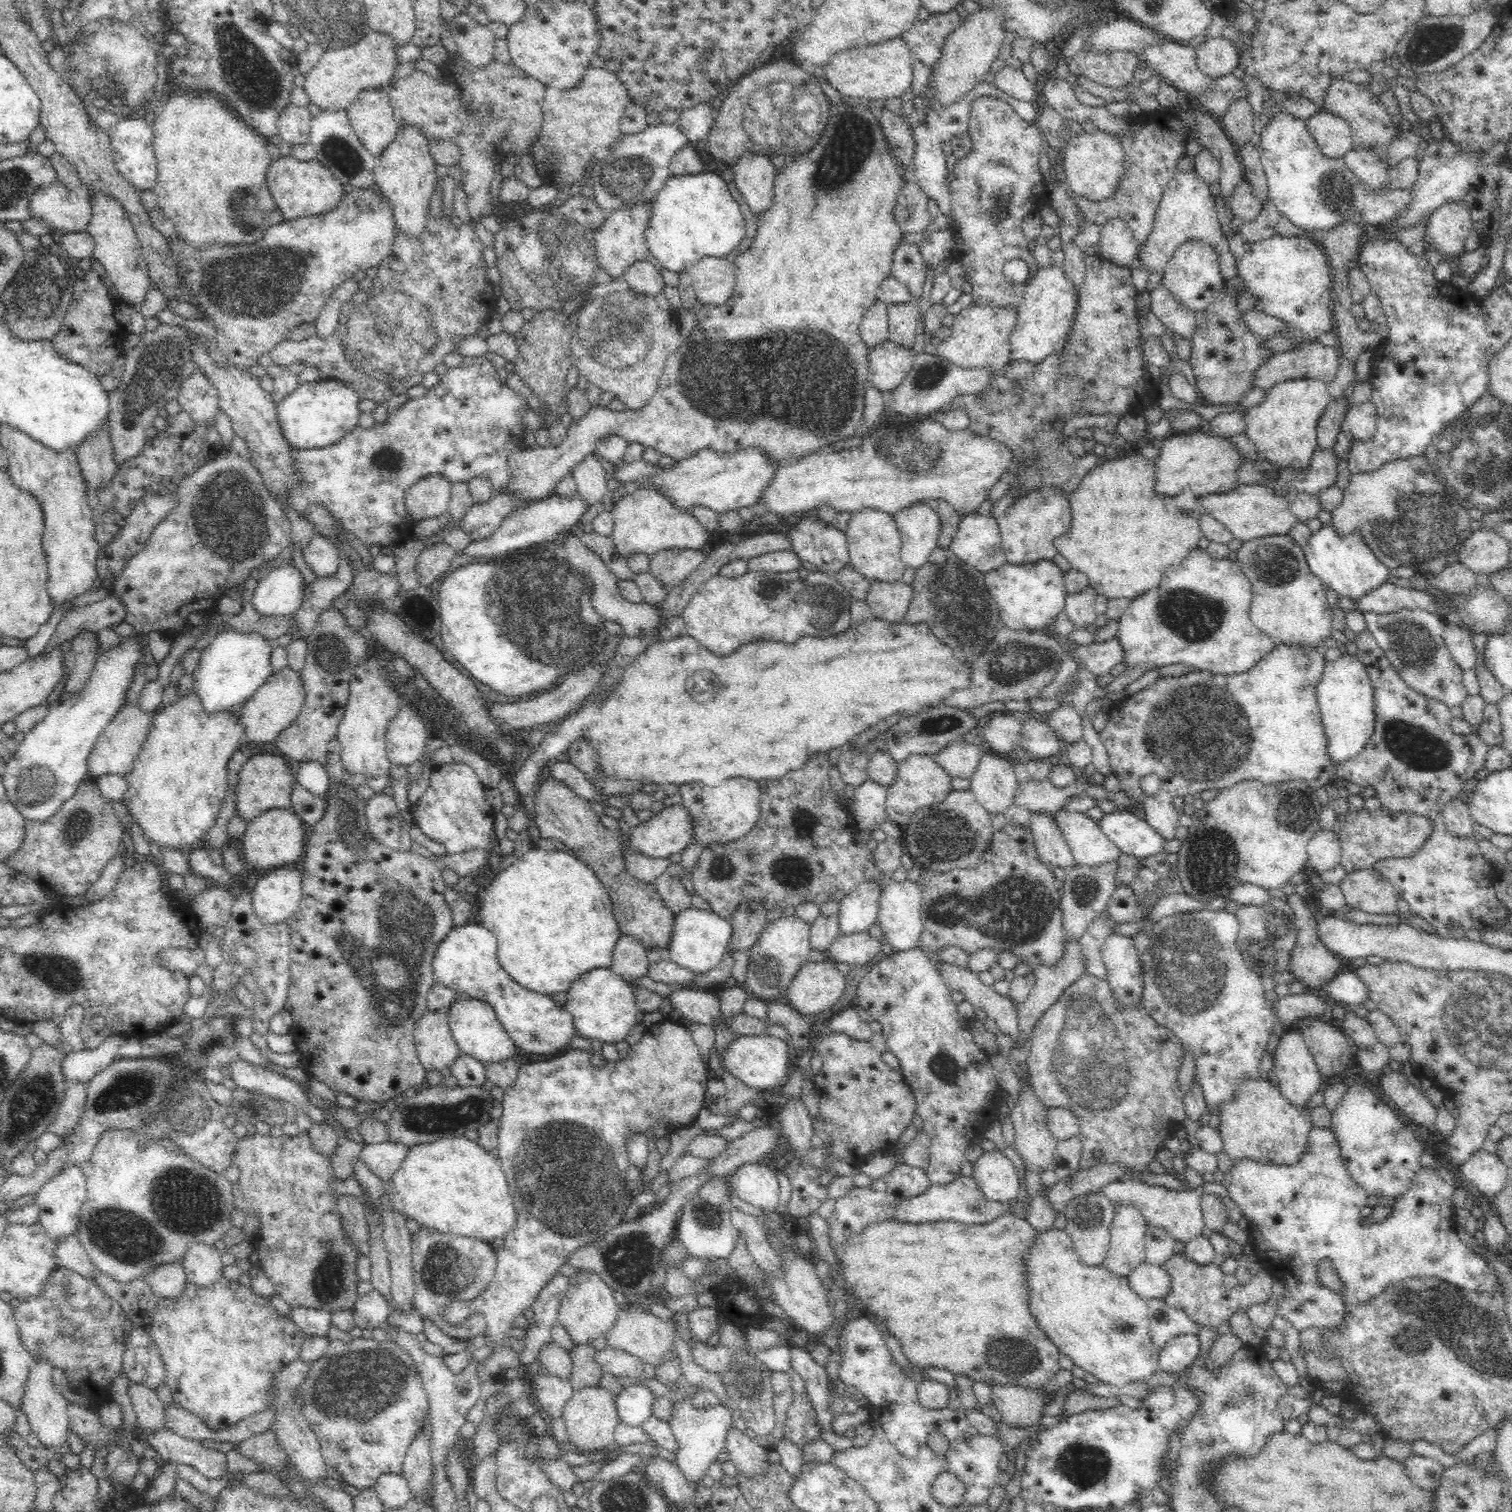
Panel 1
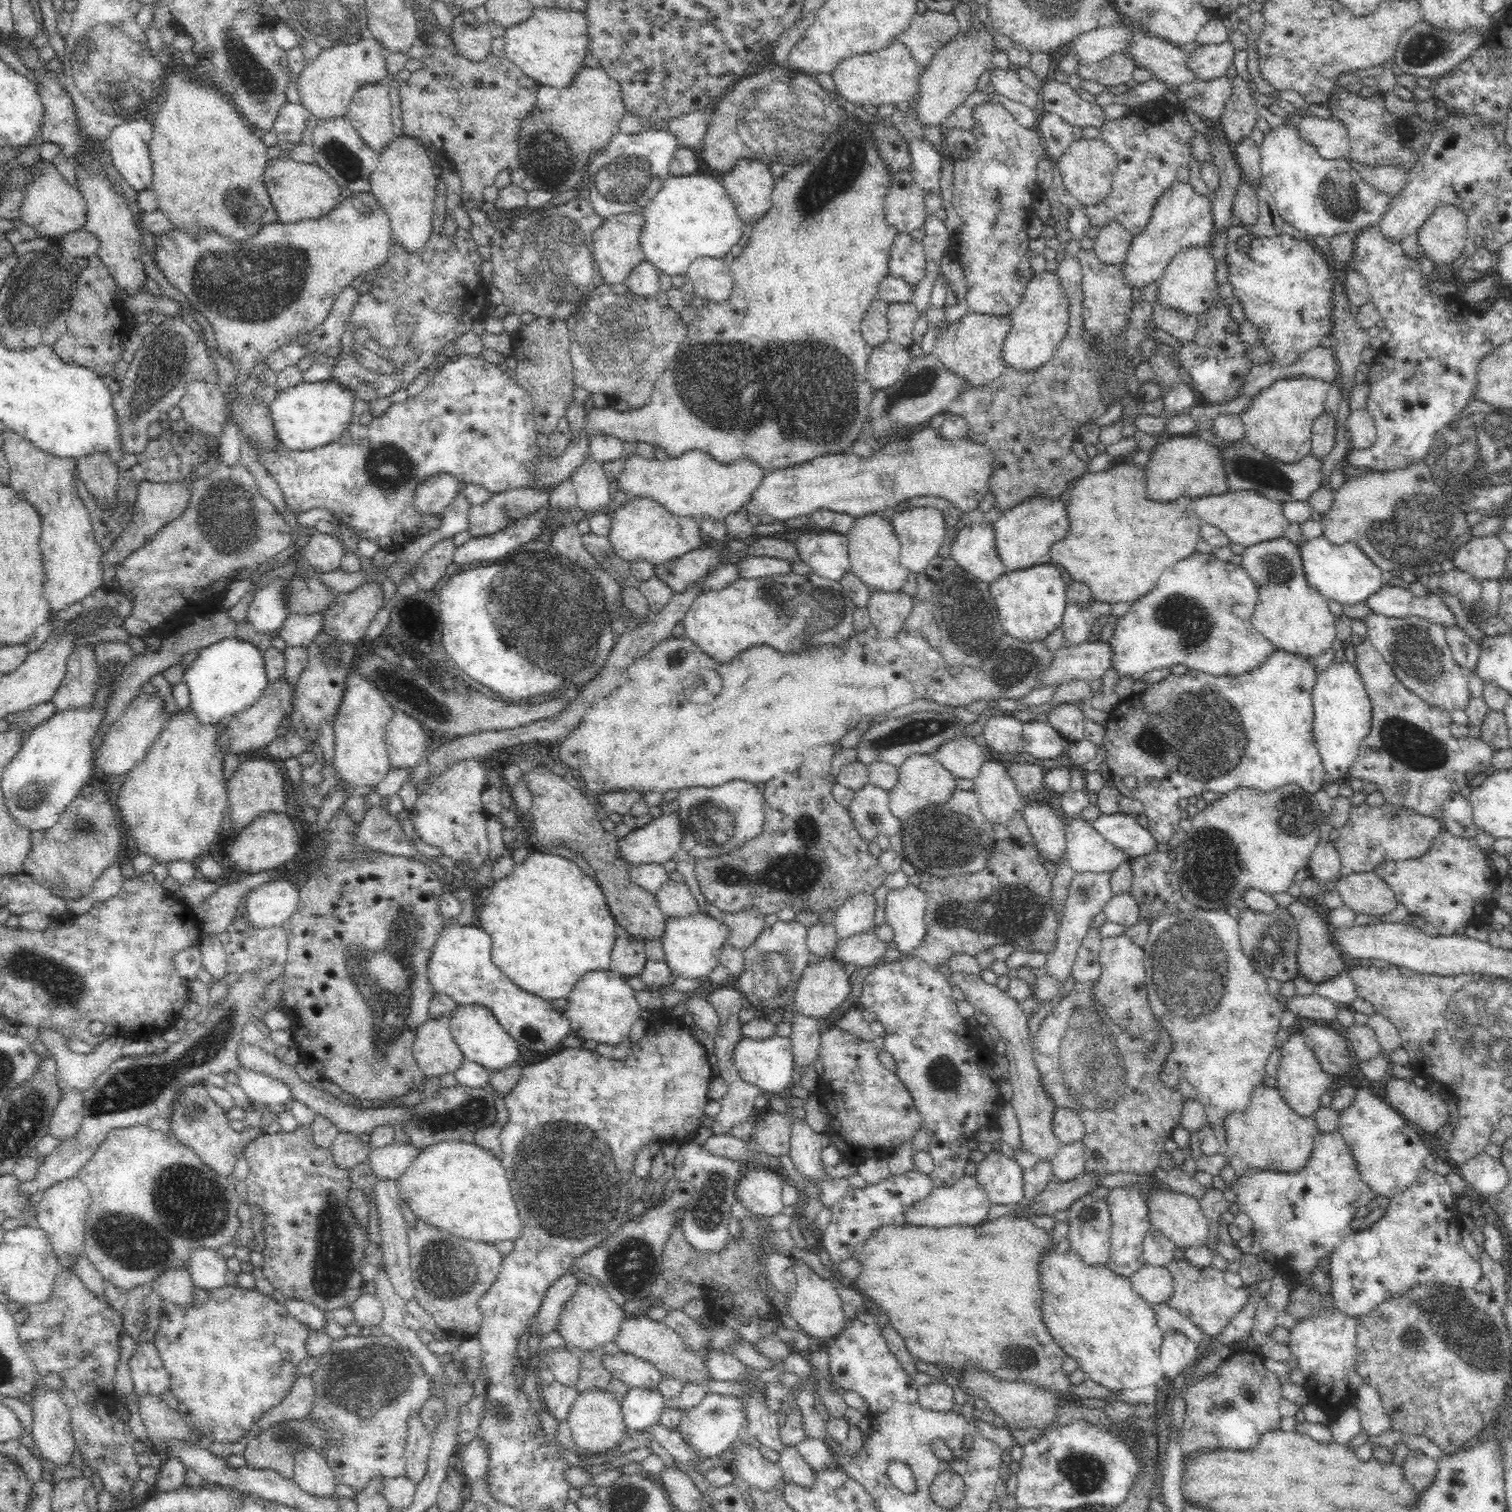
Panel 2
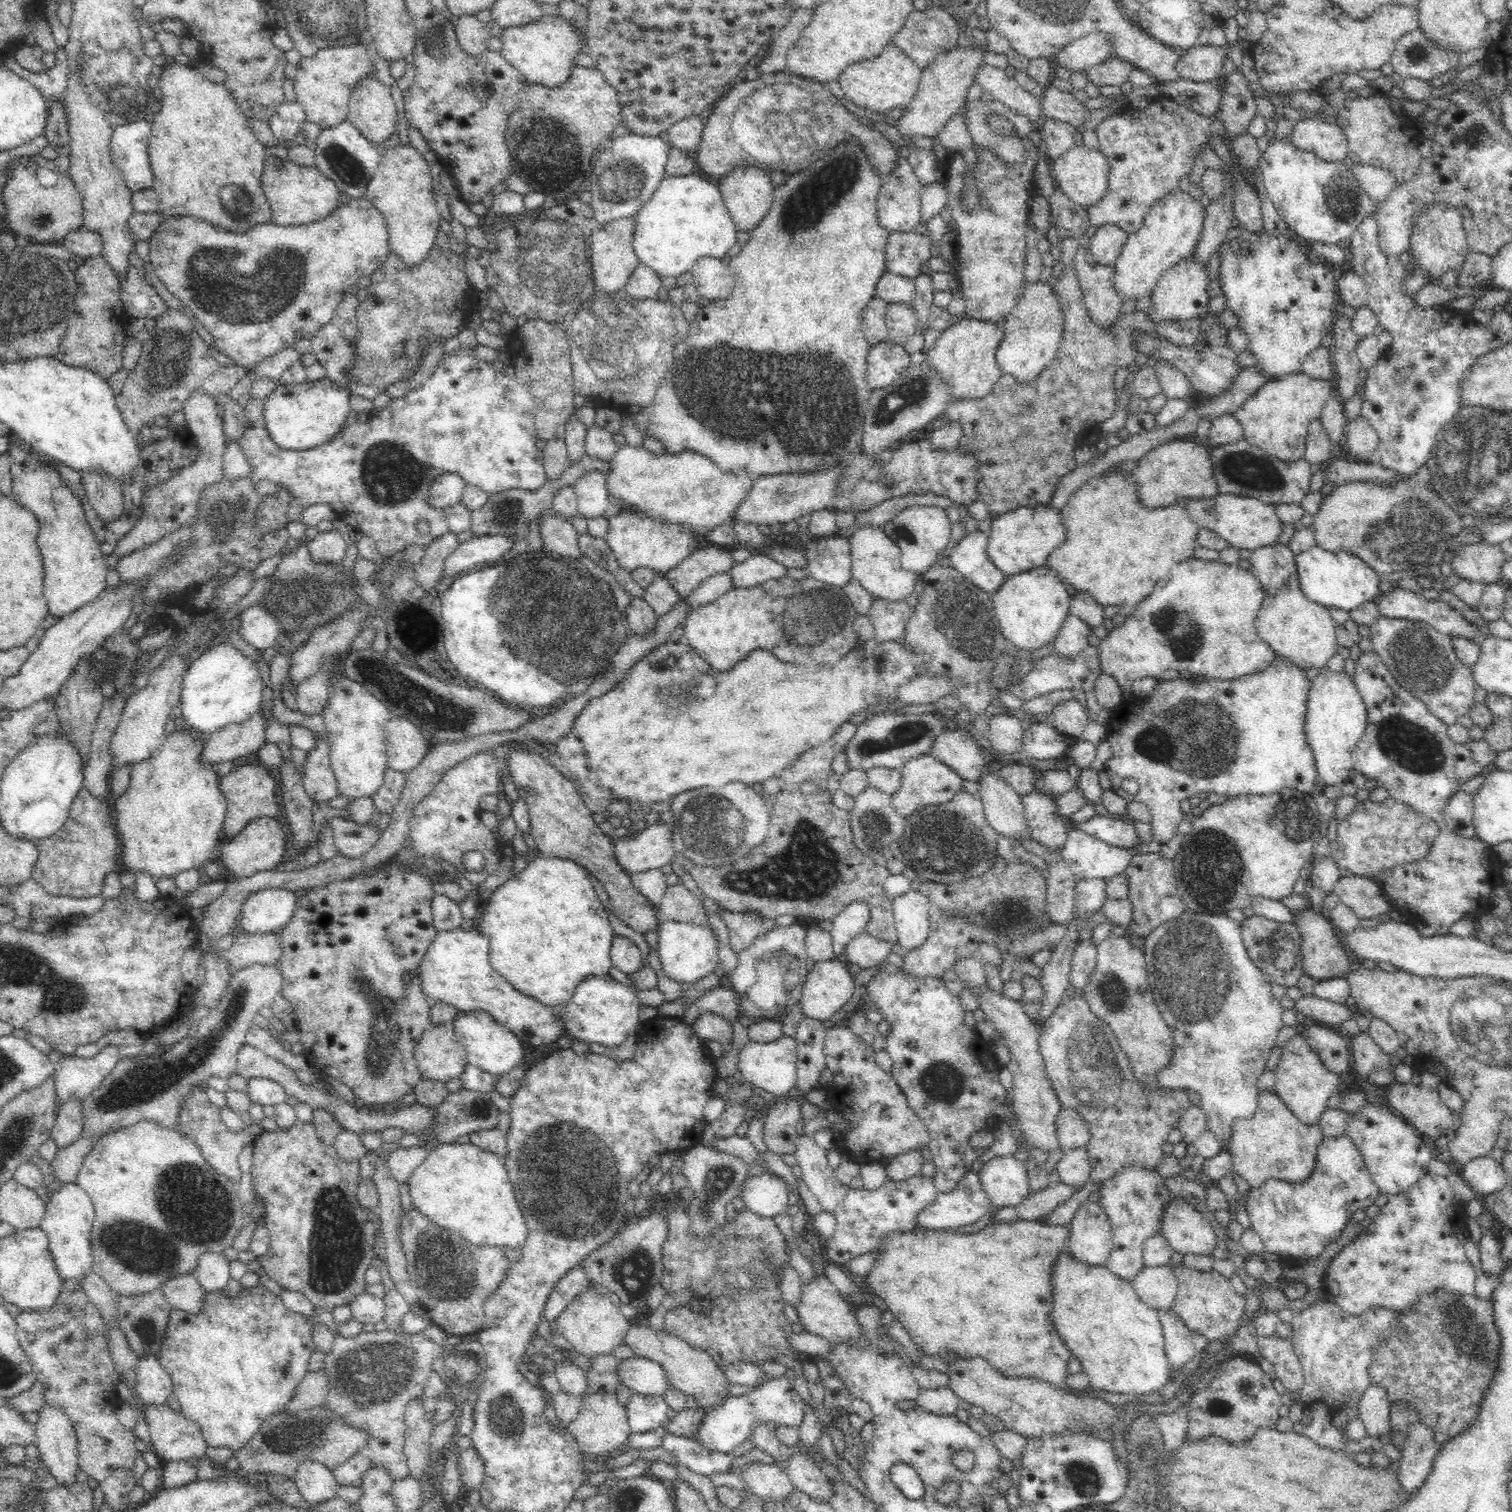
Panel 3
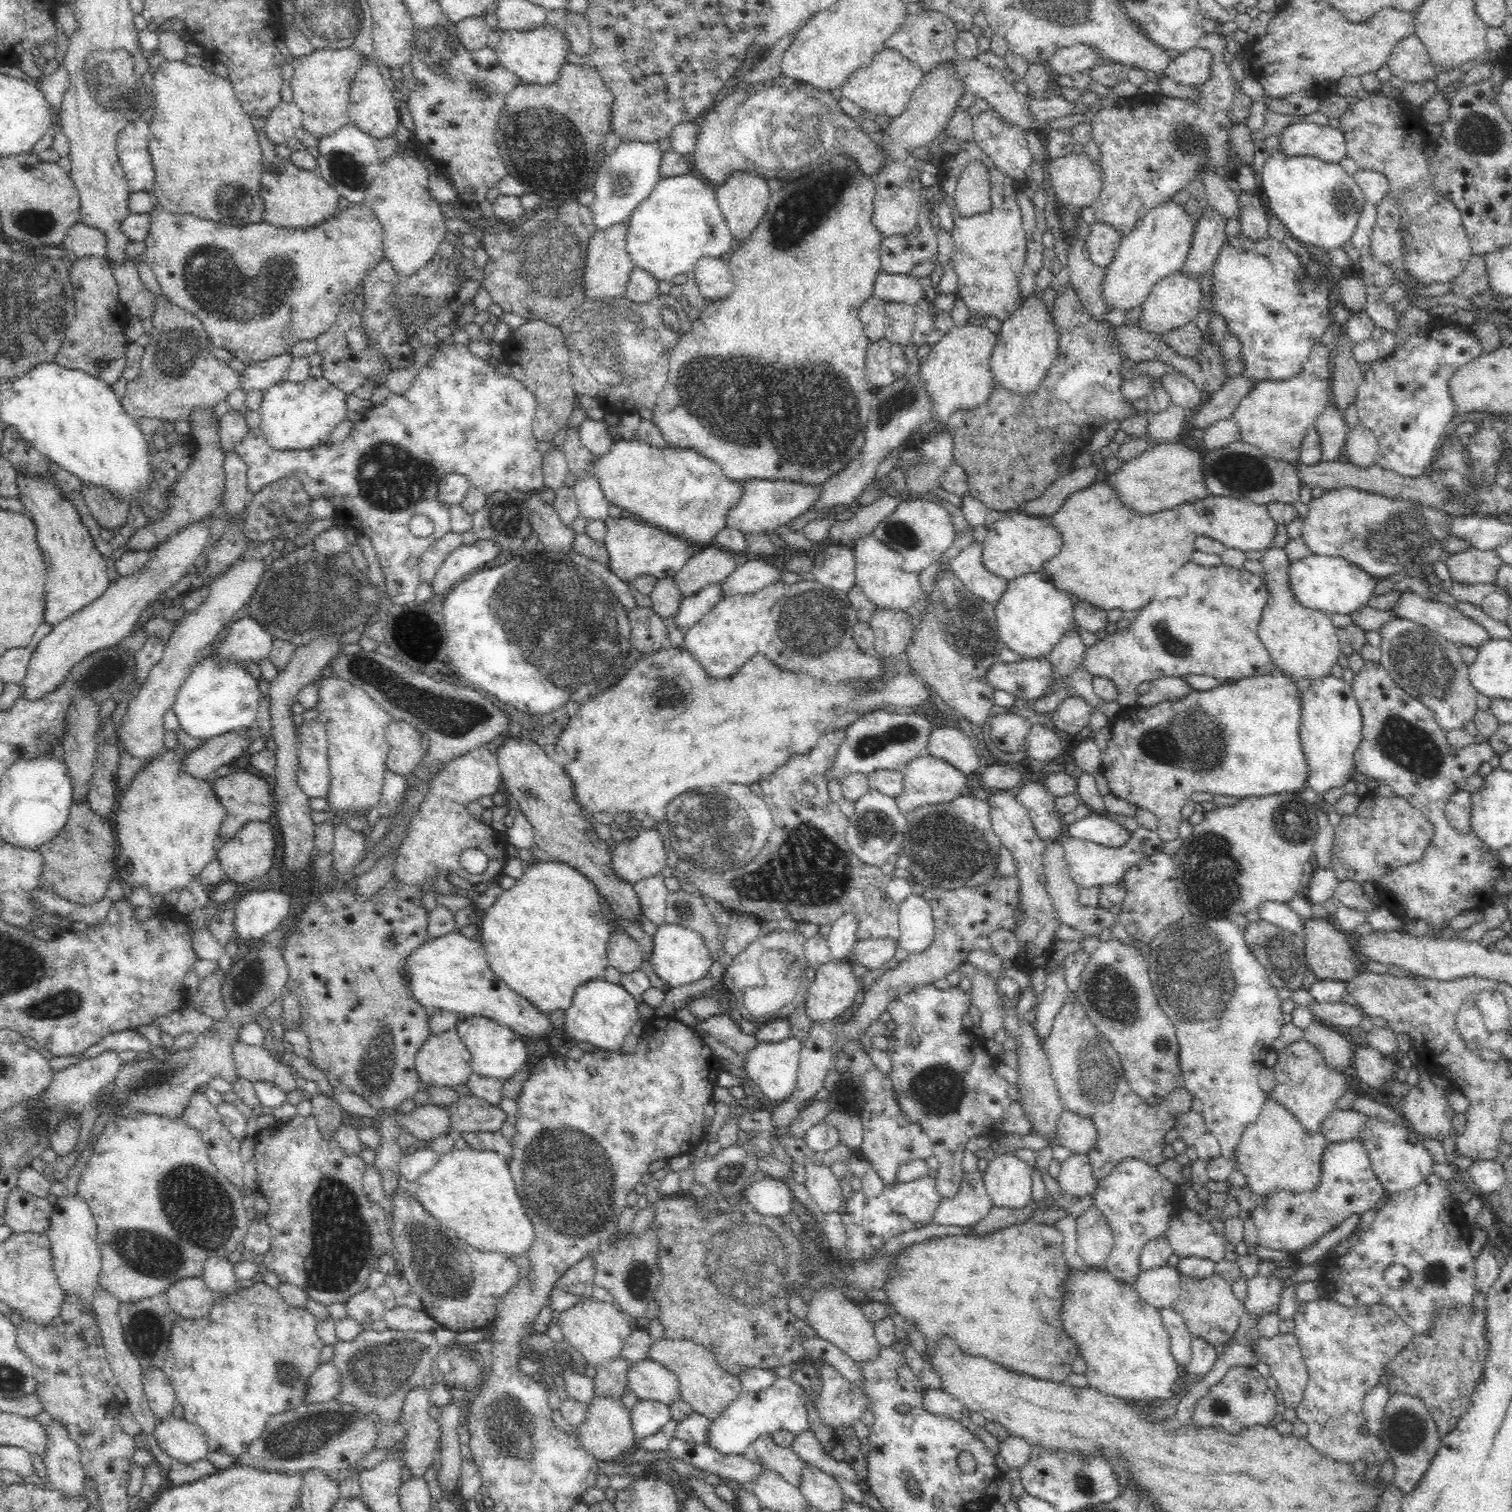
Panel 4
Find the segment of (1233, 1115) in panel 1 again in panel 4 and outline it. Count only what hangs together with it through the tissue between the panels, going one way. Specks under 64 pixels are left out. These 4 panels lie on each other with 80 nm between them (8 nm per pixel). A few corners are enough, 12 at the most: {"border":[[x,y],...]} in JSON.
{"border":[[1271,1097],[1236,1146],[1260,1196],[1312,1191],[1327,1140]]}

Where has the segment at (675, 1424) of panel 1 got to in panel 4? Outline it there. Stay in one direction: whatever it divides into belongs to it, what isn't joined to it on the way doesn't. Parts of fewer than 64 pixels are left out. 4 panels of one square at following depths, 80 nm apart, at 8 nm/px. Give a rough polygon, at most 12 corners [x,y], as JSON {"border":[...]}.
{"border":[[791,1377],[743,1392],[711,1421],[707,1444],[746,1455],[759,1437],[809,1430]]}

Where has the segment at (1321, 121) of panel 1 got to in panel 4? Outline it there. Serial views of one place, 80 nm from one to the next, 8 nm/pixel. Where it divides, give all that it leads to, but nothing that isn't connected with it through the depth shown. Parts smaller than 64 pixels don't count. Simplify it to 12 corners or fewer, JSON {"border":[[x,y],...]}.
{"border":[[1307,120],[1284,127],[1279,150],[1339,163],[1340,128]]}

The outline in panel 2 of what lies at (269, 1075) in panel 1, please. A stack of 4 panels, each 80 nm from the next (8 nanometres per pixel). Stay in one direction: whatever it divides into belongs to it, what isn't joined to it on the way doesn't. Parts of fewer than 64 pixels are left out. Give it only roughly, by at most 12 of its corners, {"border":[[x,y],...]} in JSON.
{"border":[[243,1066],[237,1084],[273,1108],[295,1100],[285,1082]]}

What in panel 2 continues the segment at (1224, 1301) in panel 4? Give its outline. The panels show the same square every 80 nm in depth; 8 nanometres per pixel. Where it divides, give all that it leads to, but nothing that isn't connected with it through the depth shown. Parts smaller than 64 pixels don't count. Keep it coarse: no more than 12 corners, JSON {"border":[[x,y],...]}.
{"border":[[1185,1258],[1165,1267],[1168,1304],[1206,1338],[1220,1334],[1254,1295],[1272,1286],[1259,1278],[1236,1289],[1225,1273]]}

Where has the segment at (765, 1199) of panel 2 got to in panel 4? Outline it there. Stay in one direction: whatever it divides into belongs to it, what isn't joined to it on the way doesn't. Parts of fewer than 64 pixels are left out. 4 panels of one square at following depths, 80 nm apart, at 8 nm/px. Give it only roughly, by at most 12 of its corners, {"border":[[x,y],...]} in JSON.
{"border":[[765,1176],[742,1190],[764,1216],[796,1204],[787,1182]]}

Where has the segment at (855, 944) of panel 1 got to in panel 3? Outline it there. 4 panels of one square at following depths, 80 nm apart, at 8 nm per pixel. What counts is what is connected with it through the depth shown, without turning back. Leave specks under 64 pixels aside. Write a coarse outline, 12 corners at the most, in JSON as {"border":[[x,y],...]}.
{"border":[[858,934],[843,961],[872,970],[887,963],[892,943]]}

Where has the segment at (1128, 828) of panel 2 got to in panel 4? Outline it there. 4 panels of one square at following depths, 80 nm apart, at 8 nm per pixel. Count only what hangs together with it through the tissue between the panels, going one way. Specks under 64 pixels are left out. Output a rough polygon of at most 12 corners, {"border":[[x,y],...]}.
{"border":[[1094,812],[1065,826],[1072,838],[1114,848],[1132,834]]}

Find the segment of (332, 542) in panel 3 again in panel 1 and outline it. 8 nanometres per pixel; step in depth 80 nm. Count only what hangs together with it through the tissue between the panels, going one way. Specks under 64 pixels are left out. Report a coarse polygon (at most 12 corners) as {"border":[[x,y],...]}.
{"border":[[318,533],[302,547],[310,570],[332,576],[339,548]]}

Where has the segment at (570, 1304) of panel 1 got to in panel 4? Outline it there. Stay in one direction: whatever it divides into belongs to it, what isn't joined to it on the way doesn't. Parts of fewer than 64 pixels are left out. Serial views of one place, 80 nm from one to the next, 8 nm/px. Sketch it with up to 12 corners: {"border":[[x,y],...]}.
{"border":[[578,1301],[556,1322],[596,1368],[634,1328],[615,1303]]}

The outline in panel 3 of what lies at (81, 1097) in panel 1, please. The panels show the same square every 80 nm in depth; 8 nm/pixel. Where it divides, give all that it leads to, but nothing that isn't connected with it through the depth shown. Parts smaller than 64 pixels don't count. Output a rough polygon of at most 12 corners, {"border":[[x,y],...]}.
{"border":[[77,1098],[60,1104],[51,1138],[64,1148],[83,1130],[83,1108]]}

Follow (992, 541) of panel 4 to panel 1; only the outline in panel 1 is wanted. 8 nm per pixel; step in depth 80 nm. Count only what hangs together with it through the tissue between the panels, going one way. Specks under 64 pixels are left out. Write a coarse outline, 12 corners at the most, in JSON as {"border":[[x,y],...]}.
{"border":[[1039,487],[997,518],[1006,563],[1053,561],[1069,492]]}

